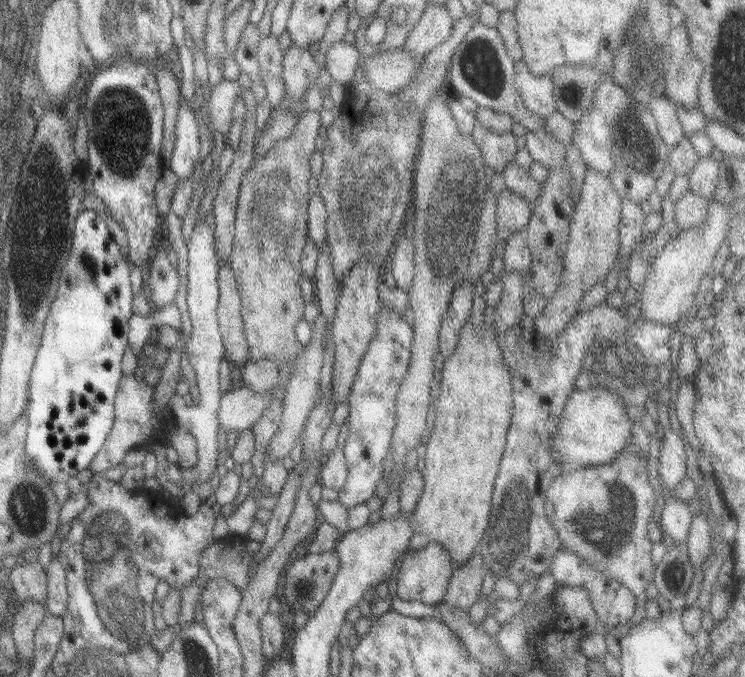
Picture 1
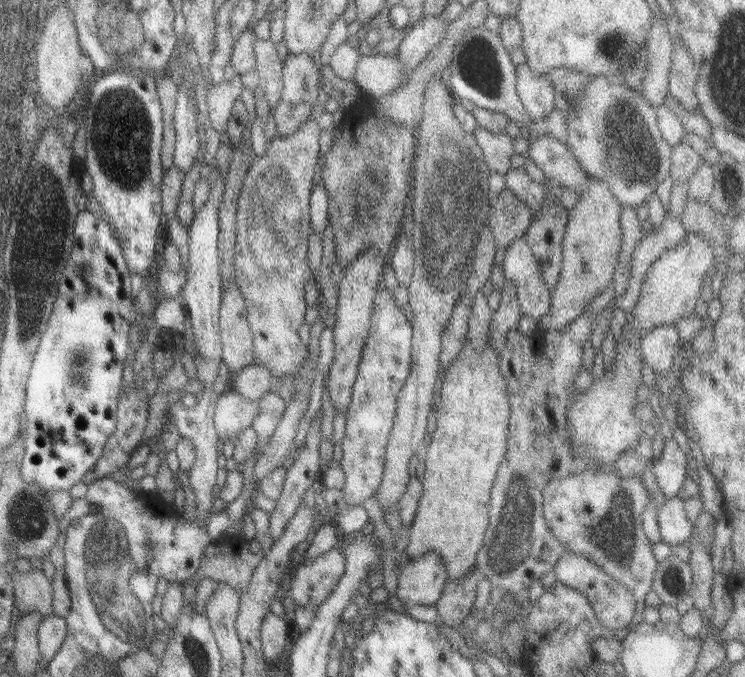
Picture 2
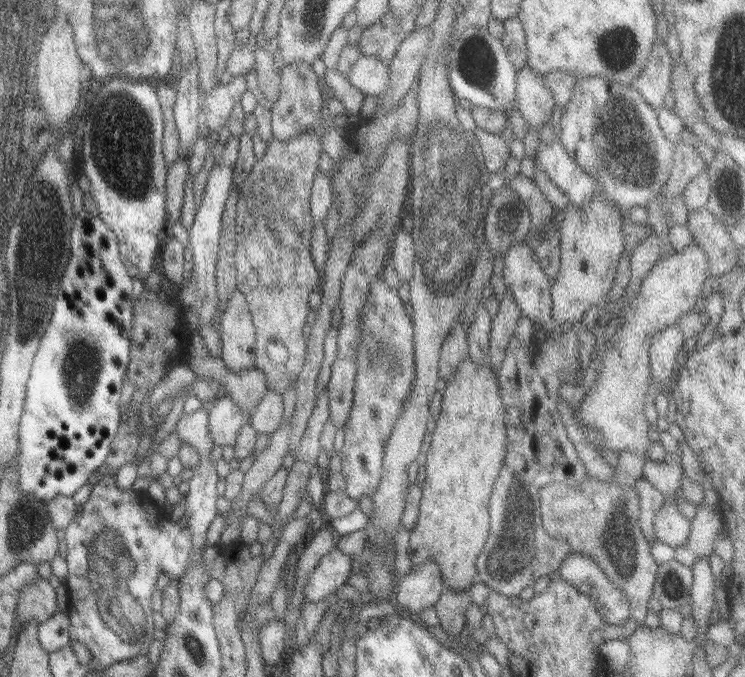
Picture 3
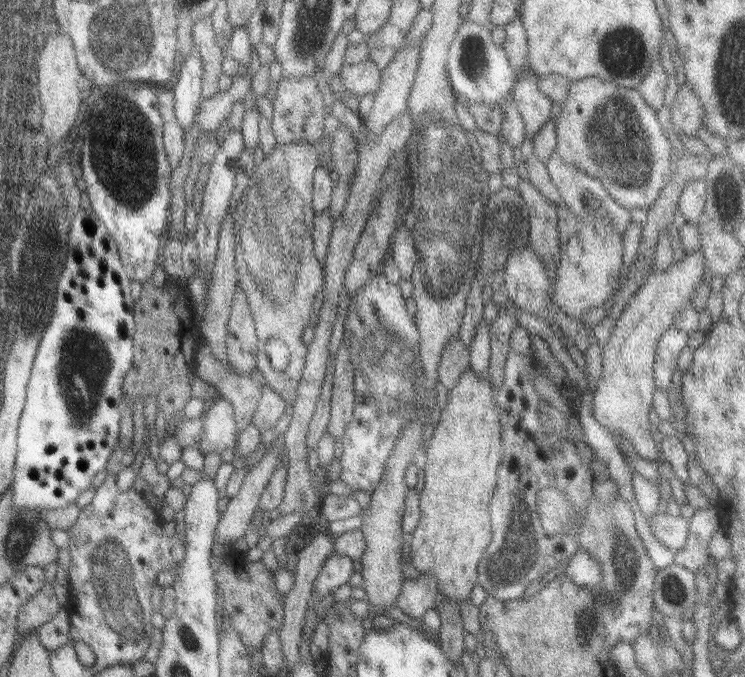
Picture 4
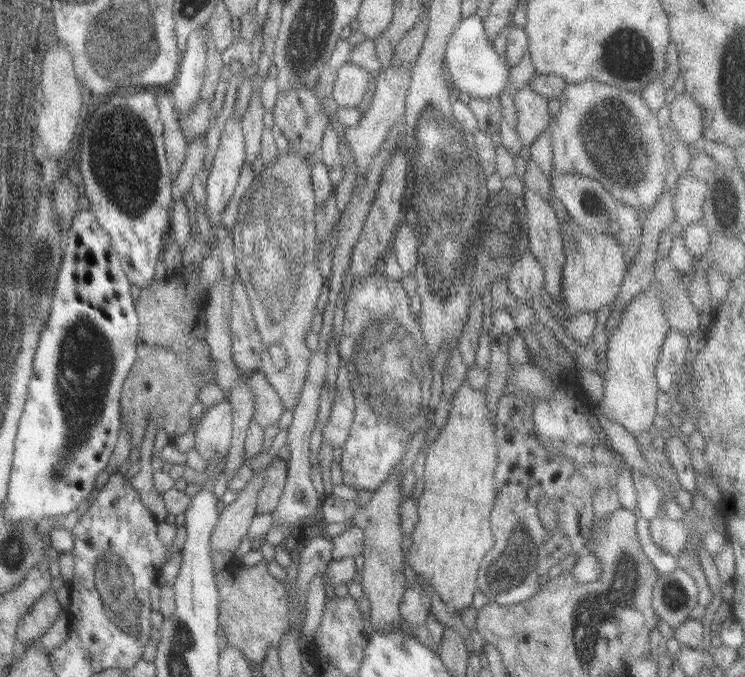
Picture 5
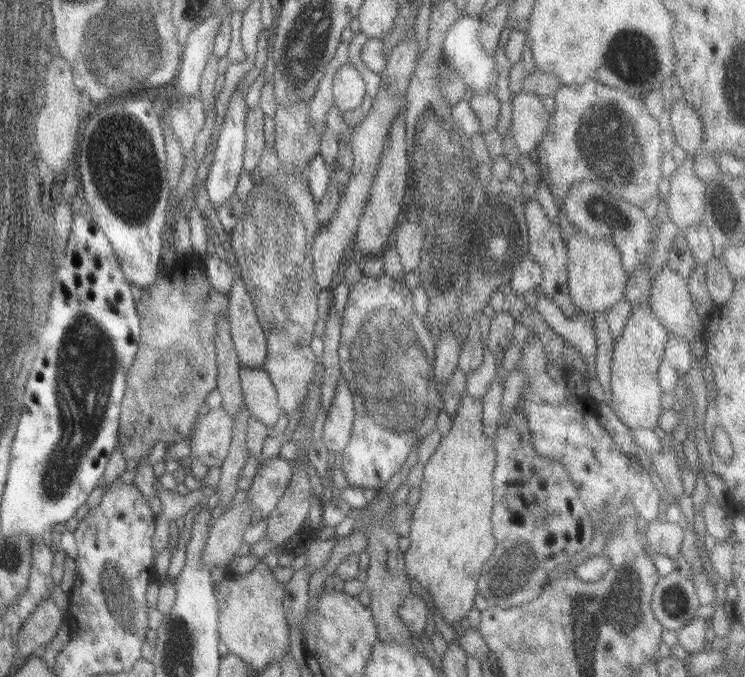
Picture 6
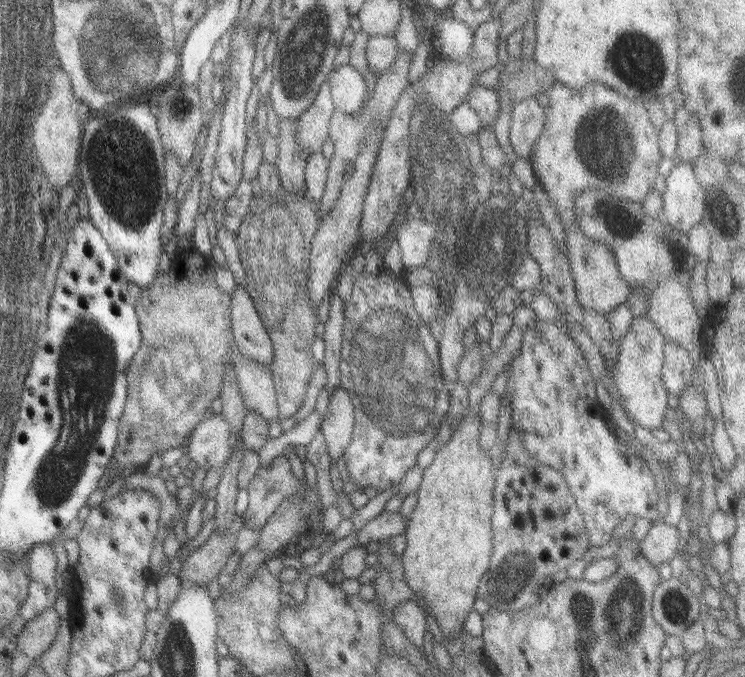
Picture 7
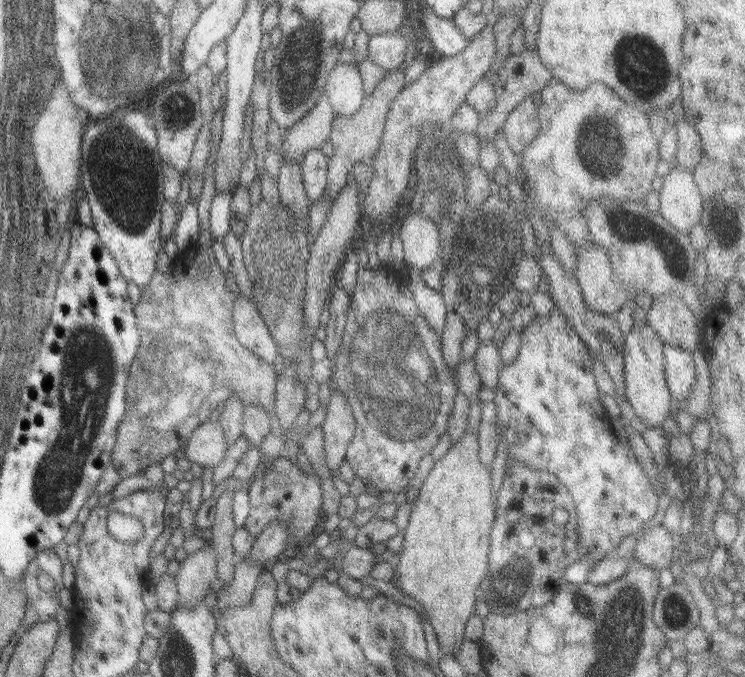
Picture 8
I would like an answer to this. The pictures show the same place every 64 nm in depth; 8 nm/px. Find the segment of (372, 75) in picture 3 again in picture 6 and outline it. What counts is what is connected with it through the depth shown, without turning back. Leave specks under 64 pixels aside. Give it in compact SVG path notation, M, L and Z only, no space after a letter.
M341 66L332 79L332 105L340 111L359 107L364 96L364 82L355 67Z

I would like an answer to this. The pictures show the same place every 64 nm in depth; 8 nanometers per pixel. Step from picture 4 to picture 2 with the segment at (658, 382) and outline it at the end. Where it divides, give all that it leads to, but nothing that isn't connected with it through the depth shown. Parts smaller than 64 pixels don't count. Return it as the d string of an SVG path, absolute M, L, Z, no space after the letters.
M661 325L641 331L639 345L643 351L643 362L652 369L658 378L665 377L676 355L679 336L674 325Z

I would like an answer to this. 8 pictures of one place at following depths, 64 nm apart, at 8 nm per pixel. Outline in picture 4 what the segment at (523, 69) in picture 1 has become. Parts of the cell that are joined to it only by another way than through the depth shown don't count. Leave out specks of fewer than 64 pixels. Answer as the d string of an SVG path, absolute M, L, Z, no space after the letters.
M533 72L517 77L512 84L512 103L523 123L525 138L531 138L547 122L552 119L551 101L537 89L537 78Z

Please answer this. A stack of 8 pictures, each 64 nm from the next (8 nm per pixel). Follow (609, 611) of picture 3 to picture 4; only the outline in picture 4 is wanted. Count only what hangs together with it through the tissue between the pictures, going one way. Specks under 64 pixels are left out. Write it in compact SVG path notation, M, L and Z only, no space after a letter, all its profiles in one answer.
M580 550L569 557L567 565L563 571L560 571L560 575L588 590L599 587L599 582L601 582L599 563L587 552Z

